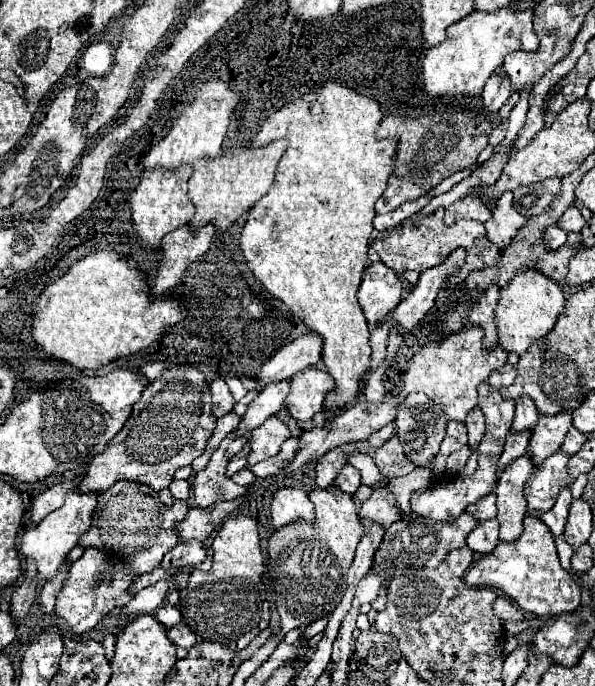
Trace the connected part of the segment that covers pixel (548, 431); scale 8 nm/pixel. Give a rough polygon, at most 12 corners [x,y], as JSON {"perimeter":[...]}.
{"perimeter":[[569,411],[539,415],[527,449],[535,465],[559,451]]}

